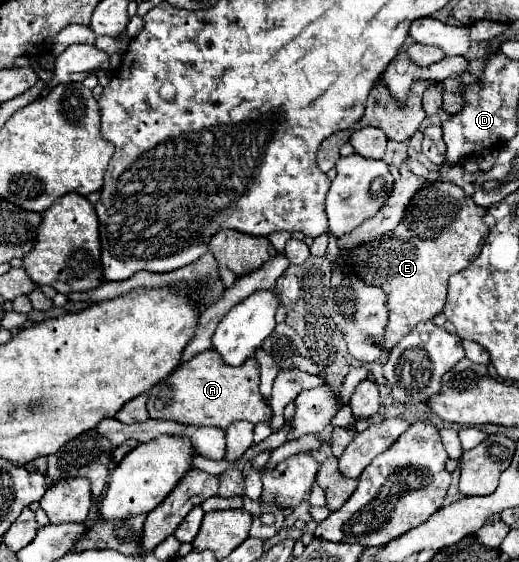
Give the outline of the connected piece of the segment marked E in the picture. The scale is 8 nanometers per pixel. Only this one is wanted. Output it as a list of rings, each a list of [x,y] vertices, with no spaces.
[[[429,183],[423,185],[413,199],[409,201],[409,207],[405,209],[405,217],[401,223],[389,231],[387,235],[381,235],[373,239],[371,243],[357,245],[353,249],[341,249],[343,263],[349,263],[349,271],[355,273],[361,281],[381,287],[387,295],[387,309],[389,309],[389,323],[385,329],[385,349],[393,349],[417,323],[433,319],[443,311],[445,297],[447,297],[447,281],[453,273],[459,273],[469,265],[481,251],[481,243],[485,243],[485,235],[489,235],[489,227],[481,223],[485,215],[485,209],[475,205],[471,197],[463,193],[453,183]]]

